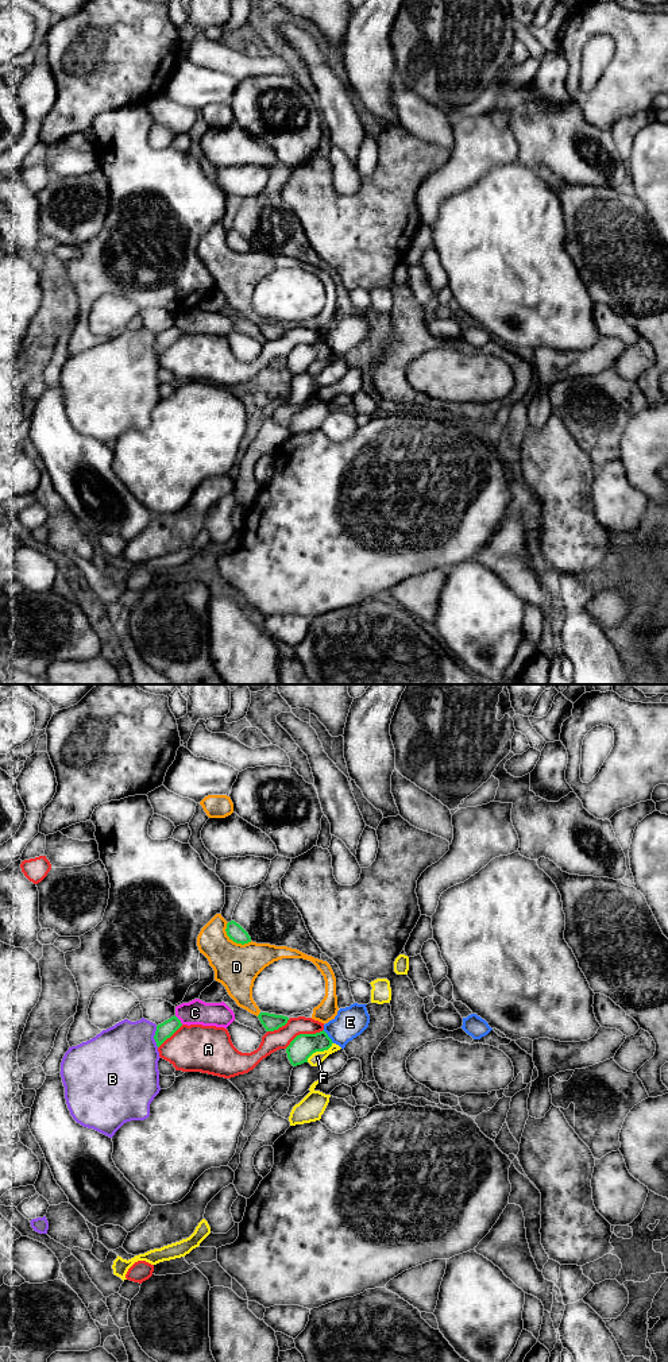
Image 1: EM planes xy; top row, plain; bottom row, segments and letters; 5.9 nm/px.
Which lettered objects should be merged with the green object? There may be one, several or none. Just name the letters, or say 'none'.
none

